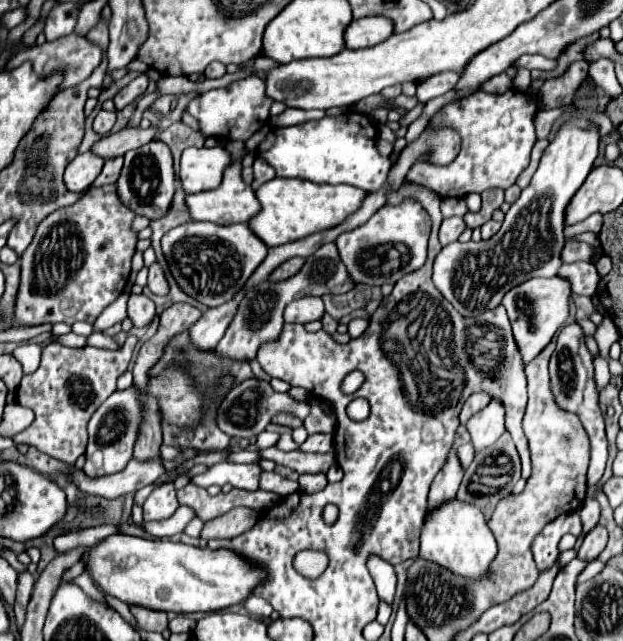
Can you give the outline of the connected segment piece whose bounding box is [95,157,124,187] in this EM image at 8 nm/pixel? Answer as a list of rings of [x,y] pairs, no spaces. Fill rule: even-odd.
[[[123,157],[105,160],[103,171],[101,171],[99,179],[95,181],[95,187],[103,187],[103,185],[109,185],[109,183],[115,183],[115,181],[117,181],[117,175],[119,175],[119,169],[121,169],[123,165]]]

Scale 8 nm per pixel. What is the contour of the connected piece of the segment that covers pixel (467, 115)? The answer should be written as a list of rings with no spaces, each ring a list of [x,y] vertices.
[[[509,89],[503,95],[477,91],[469,99],[443,107],[441,111],[437,111],[435,117],[443,117],[445,123],[459,131],[463,147],[451,165],[435,167],[429,163],[415,163],[415,167],[407,173],[409,183],[427,187],[443,199],[465,197],[469,193],[483,193],[493,187],[511,187],[521,175],[521,171],[529,165],[531,147],[537,141],[533,125],[535,113],[537,101],[527,99],[523,93],[513,89]]]

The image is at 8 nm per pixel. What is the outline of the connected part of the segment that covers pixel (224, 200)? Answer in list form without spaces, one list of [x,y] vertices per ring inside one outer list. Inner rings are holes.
[[[241,157],[233,159],[225,171],[223,171],[223,181],[219,187],[209,189],[209,191],[201,191],[195,195],[187,195],[185,203],[189,209],[189,215],[193,221],[209,221],[209,223],[217,223],[217,225],[233,225],[233,223],[247,223],[257,209],[261,207],[255,191],[251,189],[251,185],[247,185],[241,177]]]

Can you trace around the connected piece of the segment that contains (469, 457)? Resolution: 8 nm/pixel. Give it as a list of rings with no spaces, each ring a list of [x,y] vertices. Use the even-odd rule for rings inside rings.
[[[467,441],[465,445],[461,445],[461,447],[457,449],[457,453],[459,453],[459,459],[461,459],[463,467],[467,469],[467,465],[473,461],[473,455],[475,455],[475,447],[473,447],[473,443],[471,443],[471,441]]]

